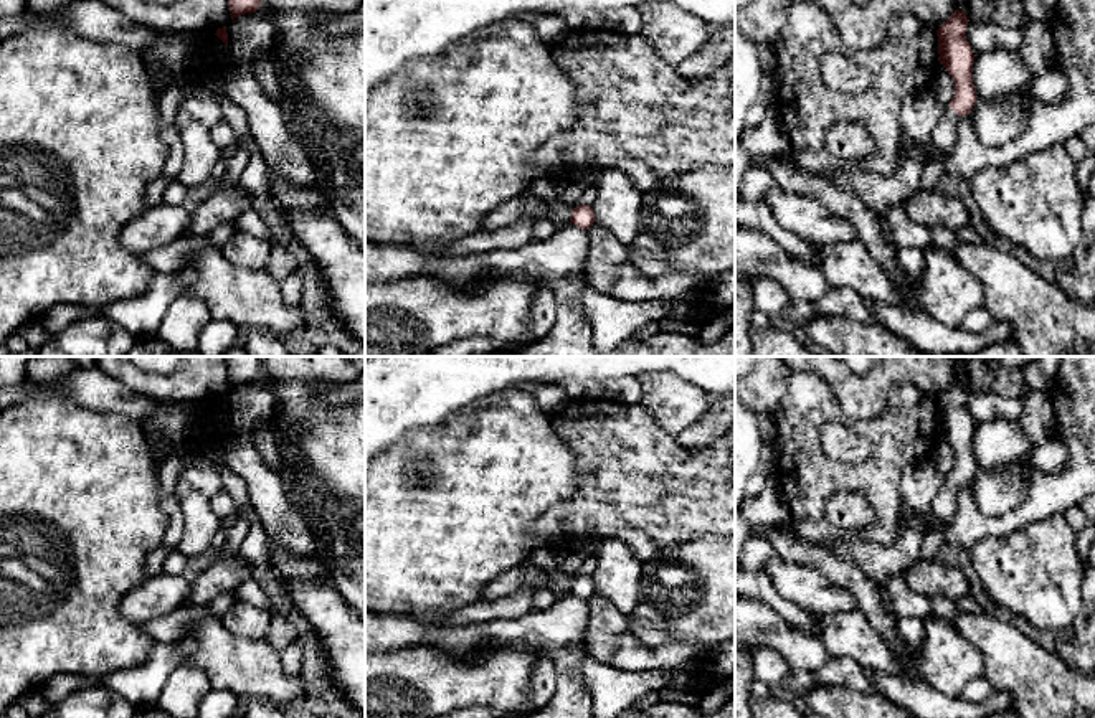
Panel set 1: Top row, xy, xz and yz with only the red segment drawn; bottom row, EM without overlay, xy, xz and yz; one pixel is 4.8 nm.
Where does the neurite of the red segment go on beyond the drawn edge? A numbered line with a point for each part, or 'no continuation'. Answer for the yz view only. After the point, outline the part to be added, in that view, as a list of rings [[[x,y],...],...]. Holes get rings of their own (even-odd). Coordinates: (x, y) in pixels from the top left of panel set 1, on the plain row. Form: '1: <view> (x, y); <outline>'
1: yz (945, 502); [[[946,477],[945,485],[933,500],[931,512],[943,520],[945,527],[948,527],[950,520],[956,513],[958,489],[960,485],[953,479]]]

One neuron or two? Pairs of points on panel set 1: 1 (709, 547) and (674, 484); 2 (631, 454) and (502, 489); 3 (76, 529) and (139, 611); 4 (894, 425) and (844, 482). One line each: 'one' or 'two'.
1: two
2: two
3: two
4: one

